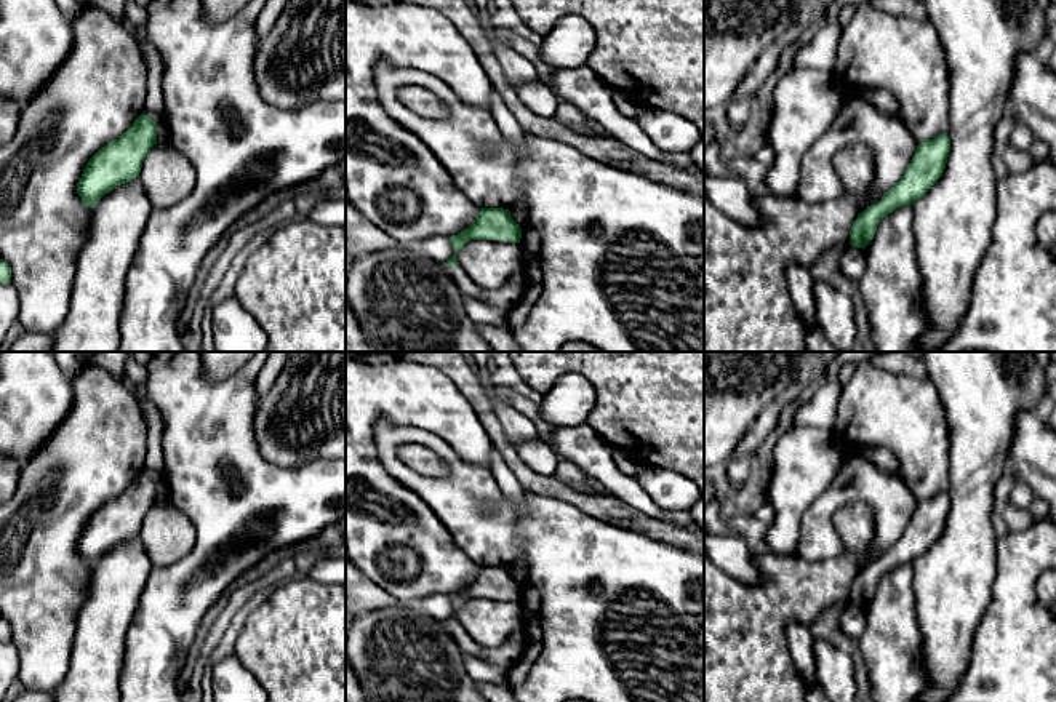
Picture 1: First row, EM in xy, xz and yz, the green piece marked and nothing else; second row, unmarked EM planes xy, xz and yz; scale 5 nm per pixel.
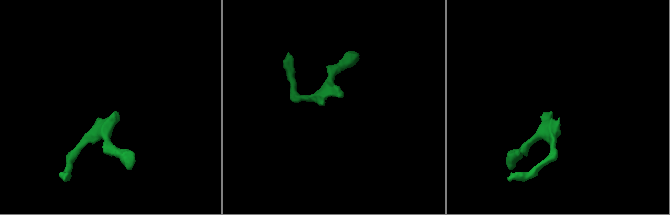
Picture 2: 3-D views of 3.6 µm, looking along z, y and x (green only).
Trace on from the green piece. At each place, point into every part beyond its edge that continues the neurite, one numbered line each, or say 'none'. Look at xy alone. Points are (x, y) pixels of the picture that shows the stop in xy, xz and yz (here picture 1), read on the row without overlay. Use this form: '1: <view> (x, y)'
none

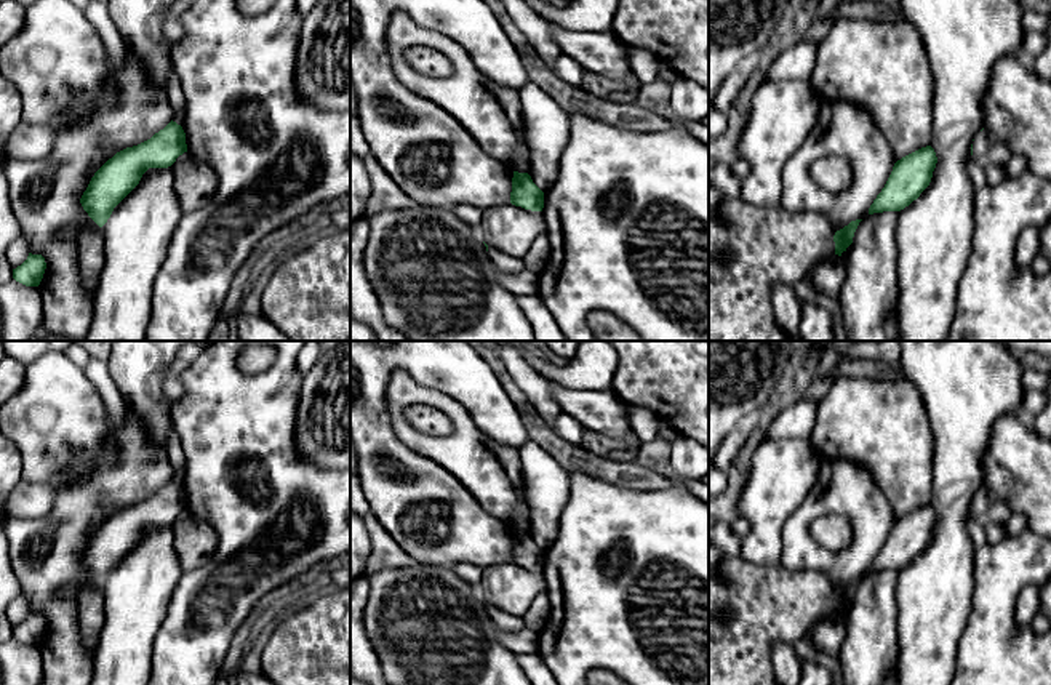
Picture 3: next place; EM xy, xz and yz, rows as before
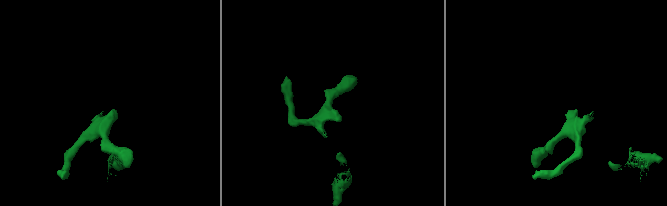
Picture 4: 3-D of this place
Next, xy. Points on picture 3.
none

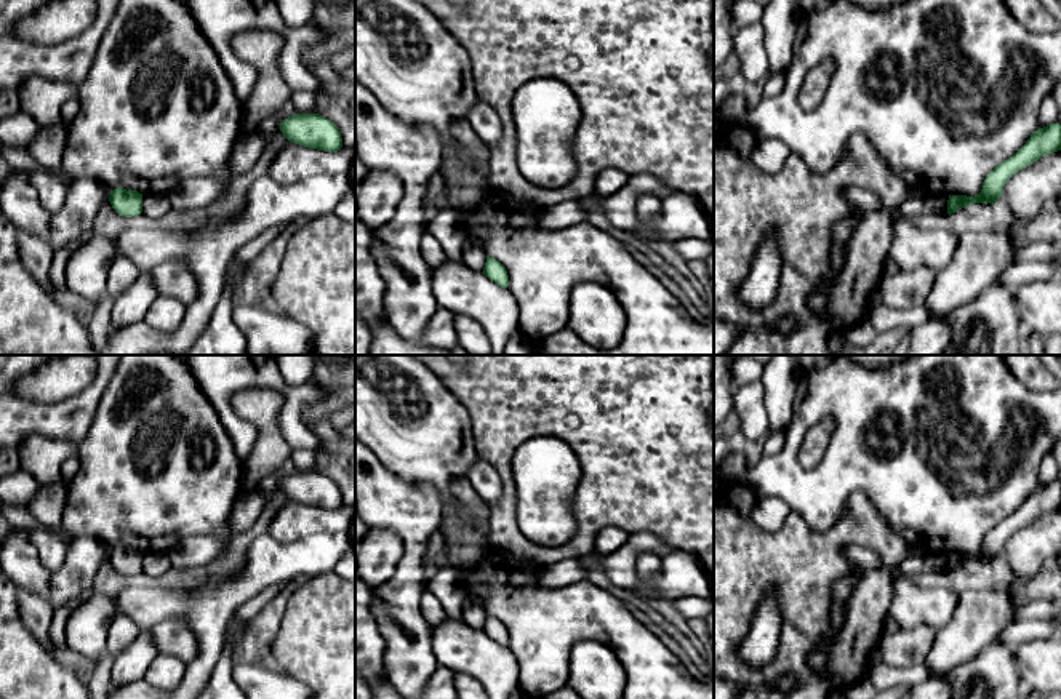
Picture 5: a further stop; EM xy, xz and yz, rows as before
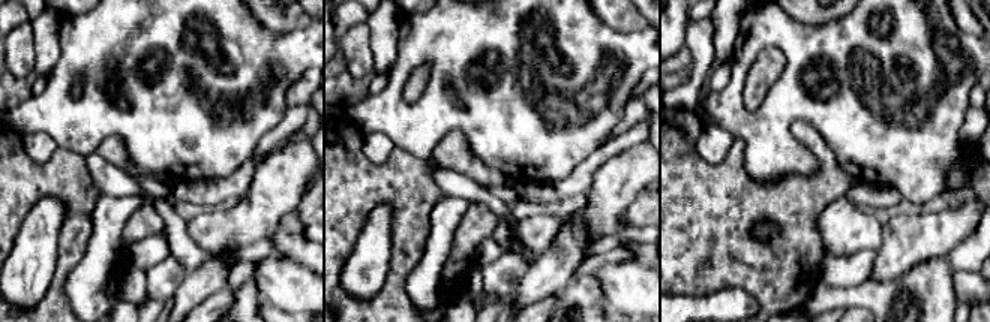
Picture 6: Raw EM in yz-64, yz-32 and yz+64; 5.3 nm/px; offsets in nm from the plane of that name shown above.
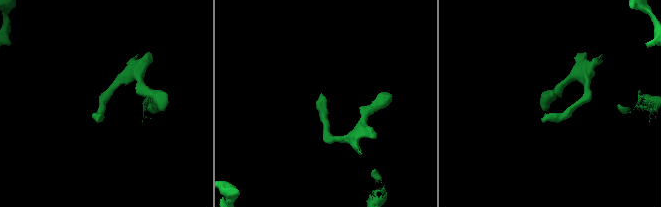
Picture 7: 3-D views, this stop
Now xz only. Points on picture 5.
none

